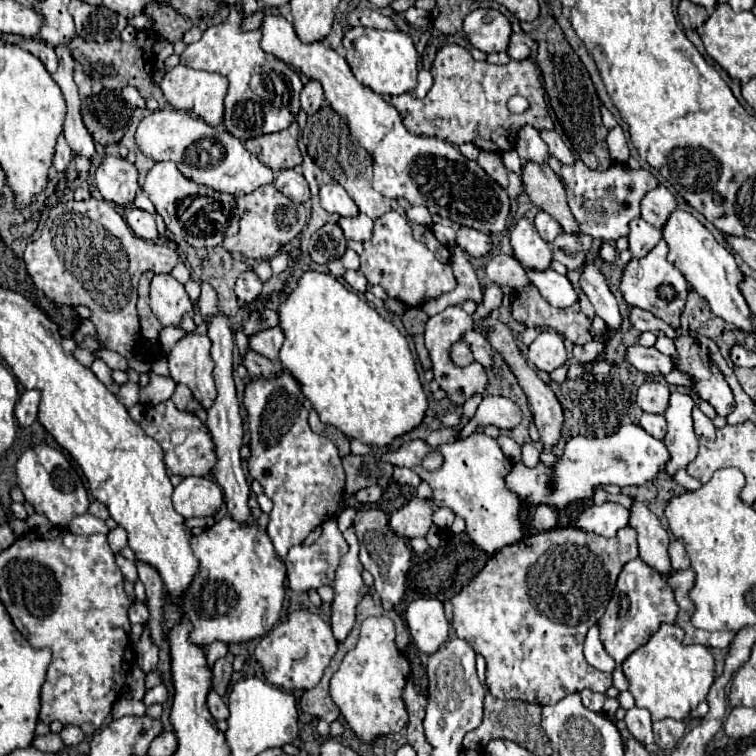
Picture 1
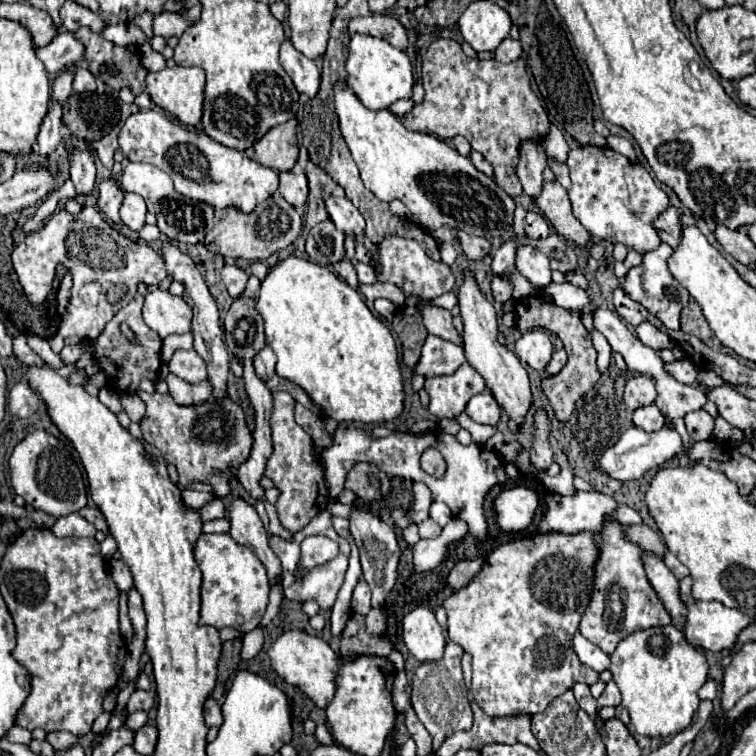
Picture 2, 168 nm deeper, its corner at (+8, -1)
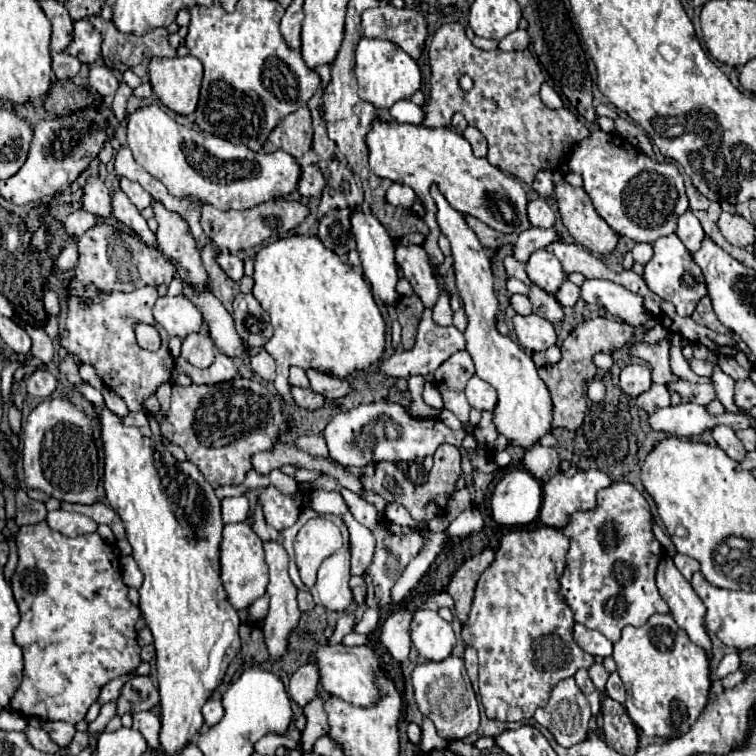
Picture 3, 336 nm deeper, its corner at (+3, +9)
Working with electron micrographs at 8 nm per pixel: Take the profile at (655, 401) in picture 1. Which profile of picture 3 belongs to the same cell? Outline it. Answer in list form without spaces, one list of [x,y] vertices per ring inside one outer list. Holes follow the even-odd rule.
[[[630,364],[630,366],[624,366],[620,372],[620,388],[628,396],[634,396],[634,398],[640,396],[650,388],[650,384],[652,384],[650,368],[644,364]]]

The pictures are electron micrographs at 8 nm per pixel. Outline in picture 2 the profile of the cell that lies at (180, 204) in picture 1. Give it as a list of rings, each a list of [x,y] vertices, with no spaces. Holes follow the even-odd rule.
[[[131,162],[125,166],[125,172],[121,176],[121,186],[125,192],[133,192],[143,196],[147,210],[151,214],[157,216],[157,226],[159,230],[173,242],[187,242],[187,244],[201,244],[203,238],[211,232],[211,228],[215,226],[213,220],[213,208],[209,204],[203,204],[199,200],[191,200],[189,196],[179,196],[179,192],[175,192],[171,178],[155,168],[153,164],[141,164],[141,162]]]

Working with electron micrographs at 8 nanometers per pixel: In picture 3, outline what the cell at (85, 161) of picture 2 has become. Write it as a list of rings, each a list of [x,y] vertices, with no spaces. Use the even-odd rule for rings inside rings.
[[[90,176],[86,180],[84,196],[82,196],[82,208],[86,212],[92,212],[98,218],[110,218],[112,196],[110,196],[110,190],[100,180],[100,176]]]

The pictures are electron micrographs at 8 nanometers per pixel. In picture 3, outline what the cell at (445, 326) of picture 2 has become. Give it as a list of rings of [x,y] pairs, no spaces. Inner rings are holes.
[[[408,244],[396,248],[396,262],[400,264],[404,278],[412,284],[424,306],[432,308],[438,298],[438,284],[432,274],[432,264],[428,262],[428,254],[422,246]]]

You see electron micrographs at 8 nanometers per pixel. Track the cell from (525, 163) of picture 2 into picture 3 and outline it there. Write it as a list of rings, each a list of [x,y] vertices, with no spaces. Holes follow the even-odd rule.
[[[538,172],[532,188],[540,194],[540,196],[552,196],[554,192],[554,184],[552,184],[552,172]]]

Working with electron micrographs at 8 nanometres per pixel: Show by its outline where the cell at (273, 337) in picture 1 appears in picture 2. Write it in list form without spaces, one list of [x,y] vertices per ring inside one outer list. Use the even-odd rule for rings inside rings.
[[[263,346],[255,356],[253,356],[253,366],[259,378],[271,378],[275,374],[275,354],[271,352],[271,346]]]

